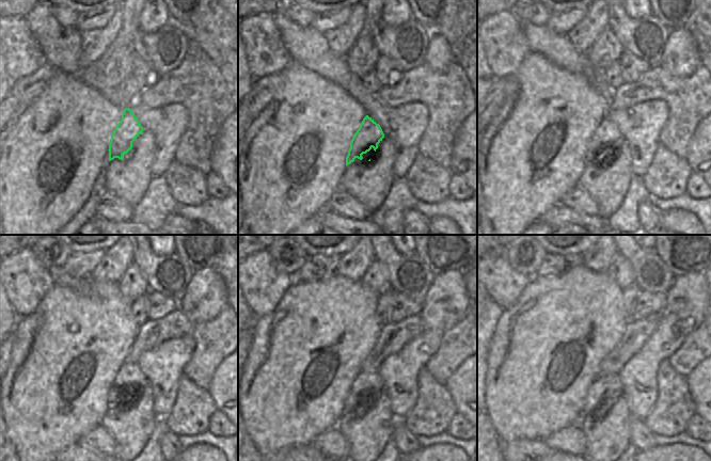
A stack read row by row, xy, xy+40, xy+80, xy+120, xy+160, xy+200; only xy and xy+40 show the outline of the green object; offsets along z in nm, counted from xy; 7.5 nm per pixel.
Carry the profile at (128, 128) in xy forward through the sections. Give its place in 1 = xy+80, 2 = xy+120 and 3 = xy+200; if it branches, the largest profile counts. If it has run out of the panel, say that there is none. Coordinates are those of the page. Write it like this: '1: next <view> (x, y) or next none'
1: next xy+80 (604, 140)
2: next xy+120 (129, 379)
3: next xy+200 (602, 394)

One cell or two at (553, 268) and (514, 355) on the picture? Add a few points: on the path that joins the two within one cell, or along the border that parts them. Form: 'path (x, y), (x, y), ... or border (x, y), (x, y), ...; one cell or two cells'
border (572, 267), (559, 274), (534, 277); two cells

